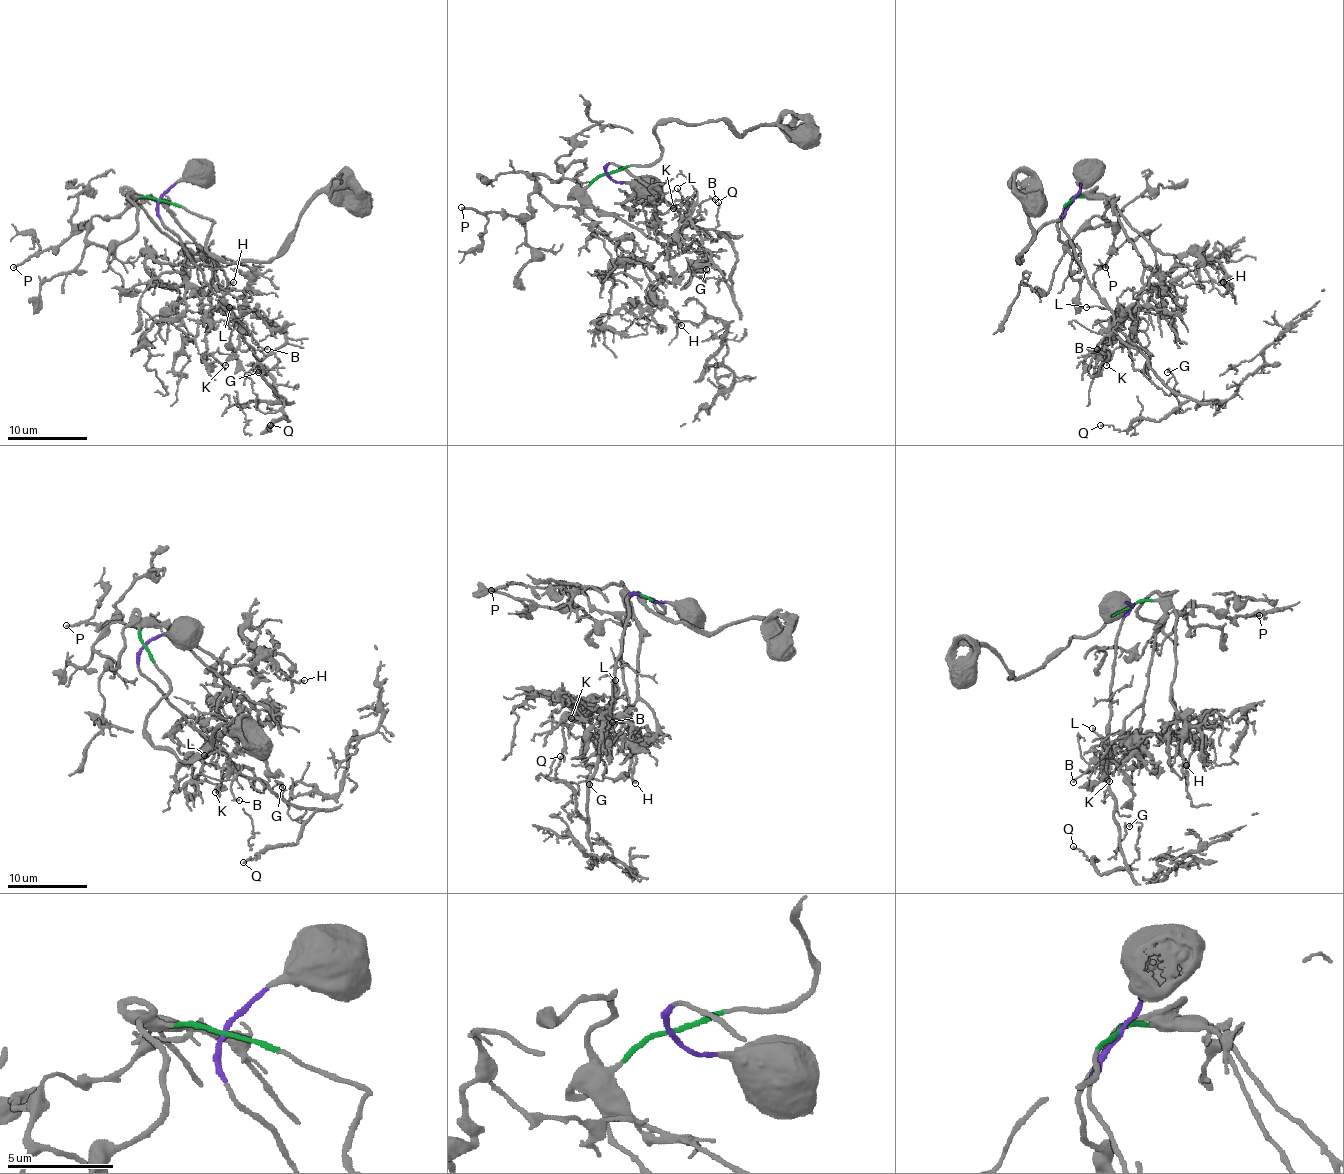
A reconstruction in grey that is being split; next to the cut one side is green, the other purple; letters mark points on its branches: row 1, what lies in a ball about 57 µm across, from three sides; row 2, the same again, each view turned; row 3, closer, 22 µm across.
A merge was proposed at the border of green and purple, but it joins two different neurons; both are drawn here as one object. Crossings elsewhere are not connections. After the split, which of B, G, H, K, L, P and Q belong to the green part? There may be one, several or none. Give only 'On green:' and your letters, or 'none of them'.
On green: H, K, P

